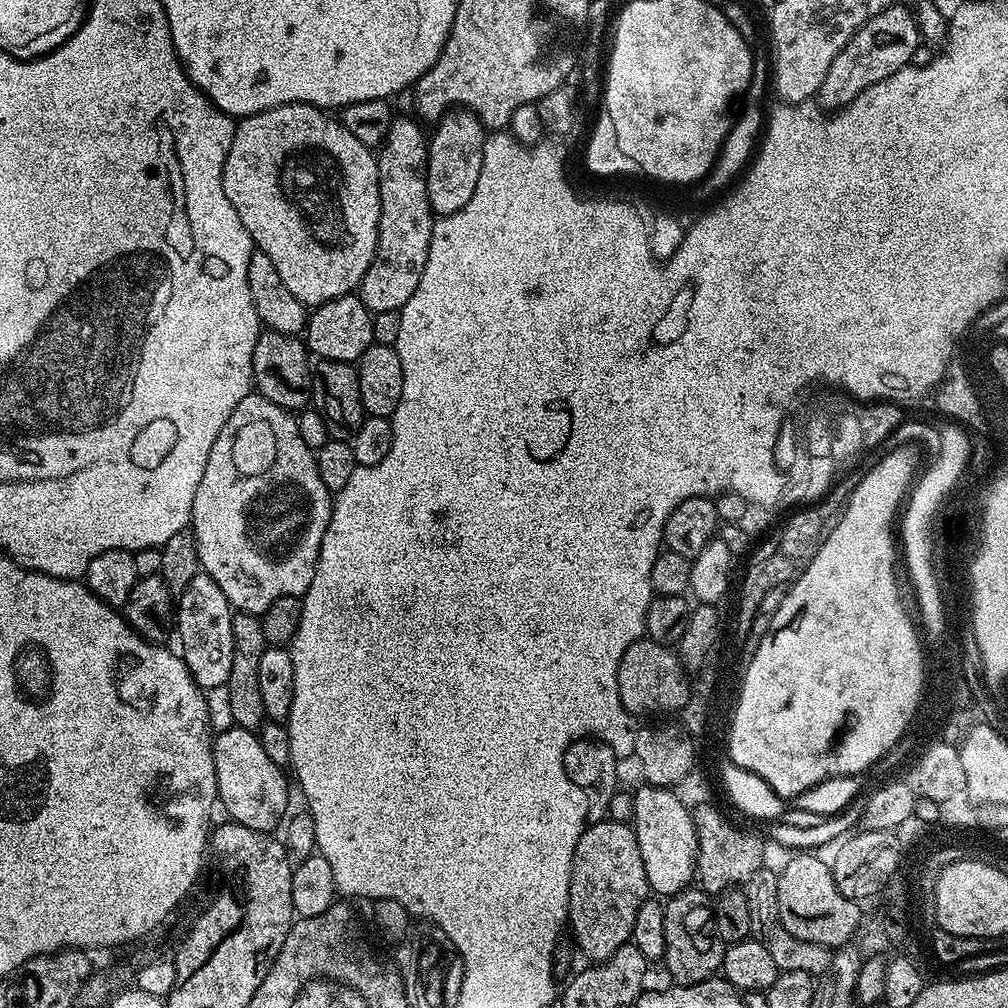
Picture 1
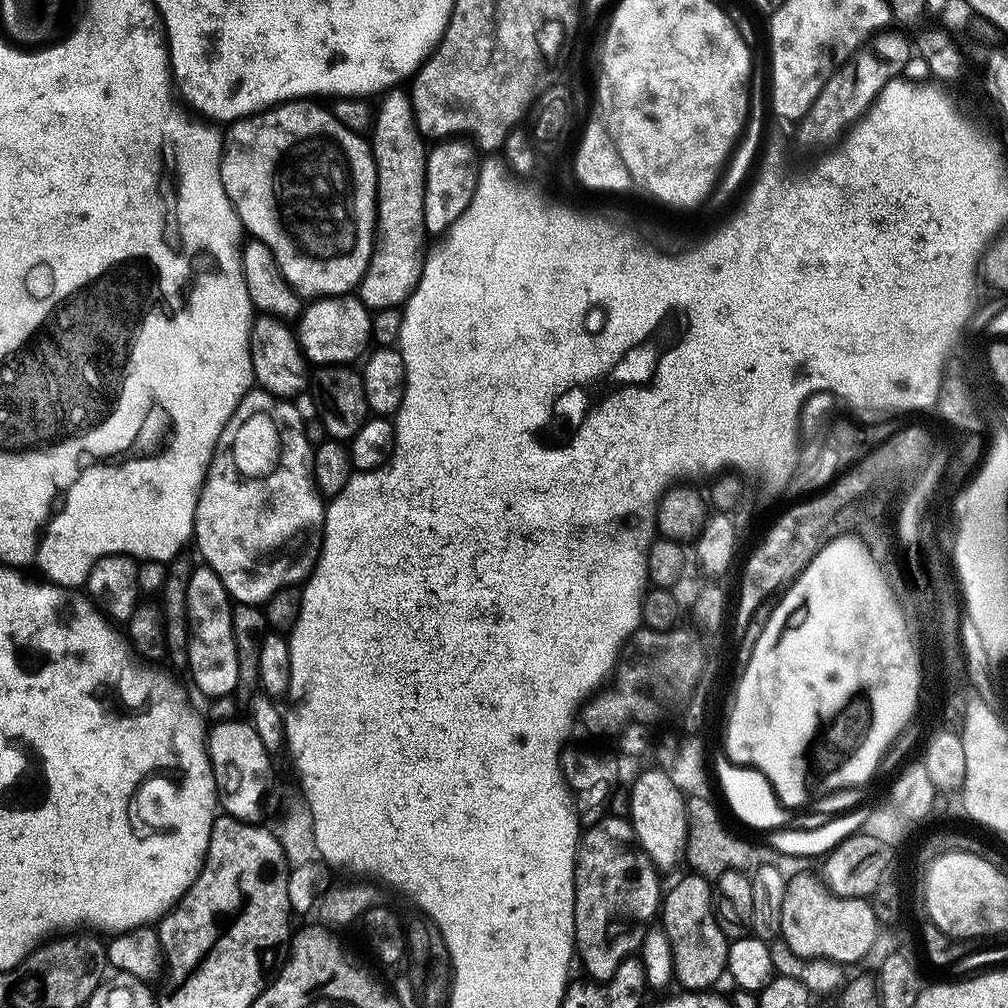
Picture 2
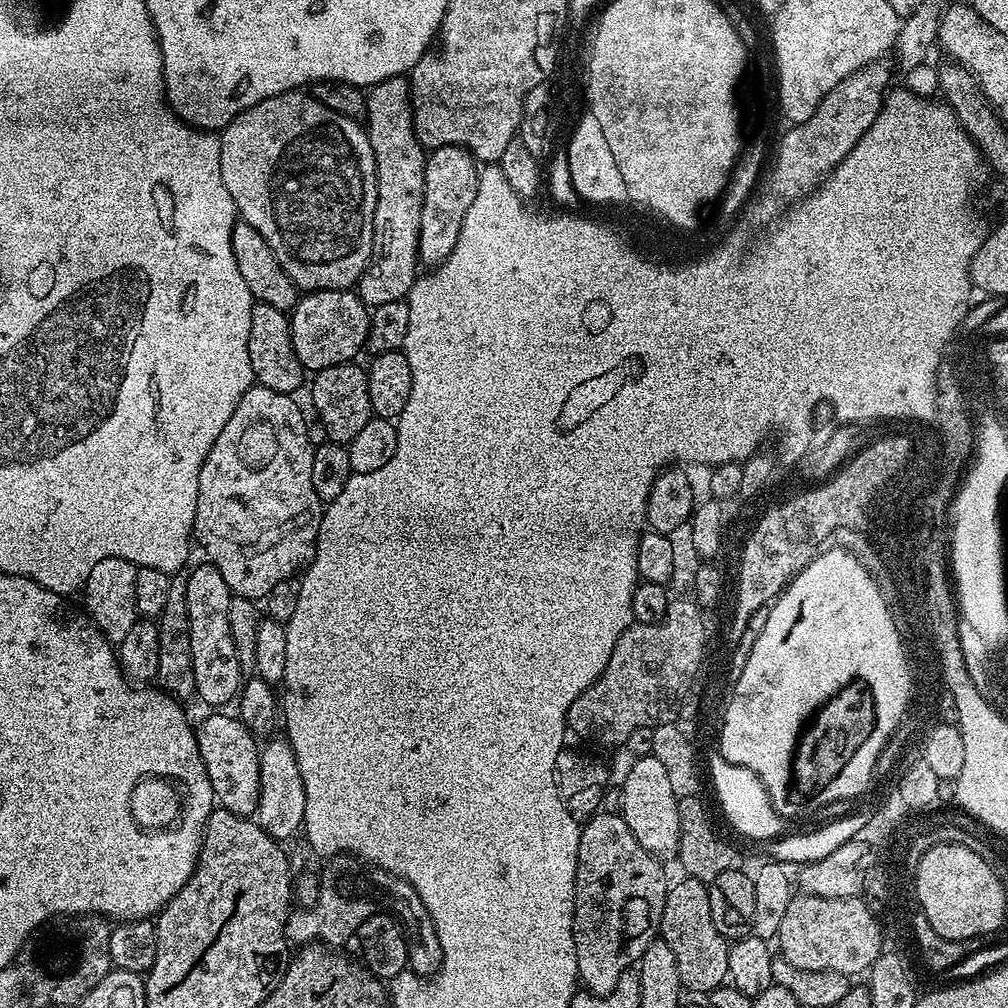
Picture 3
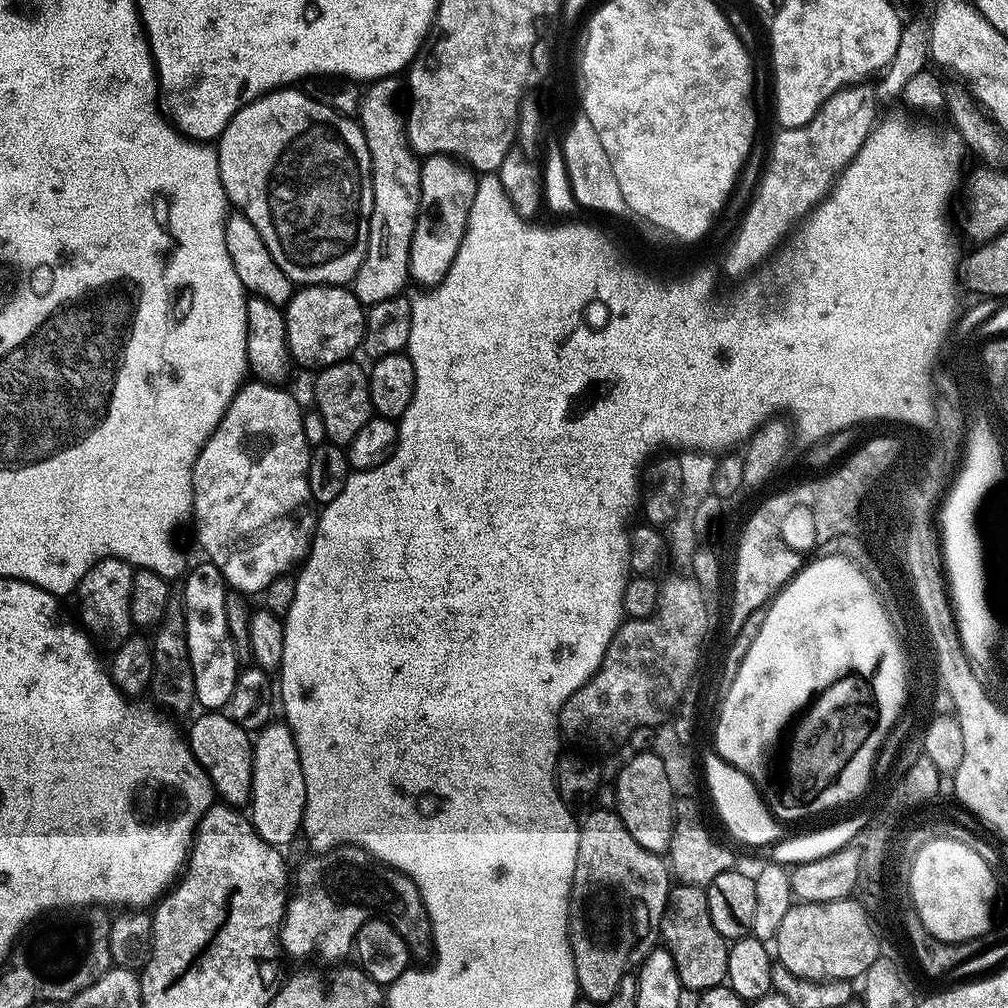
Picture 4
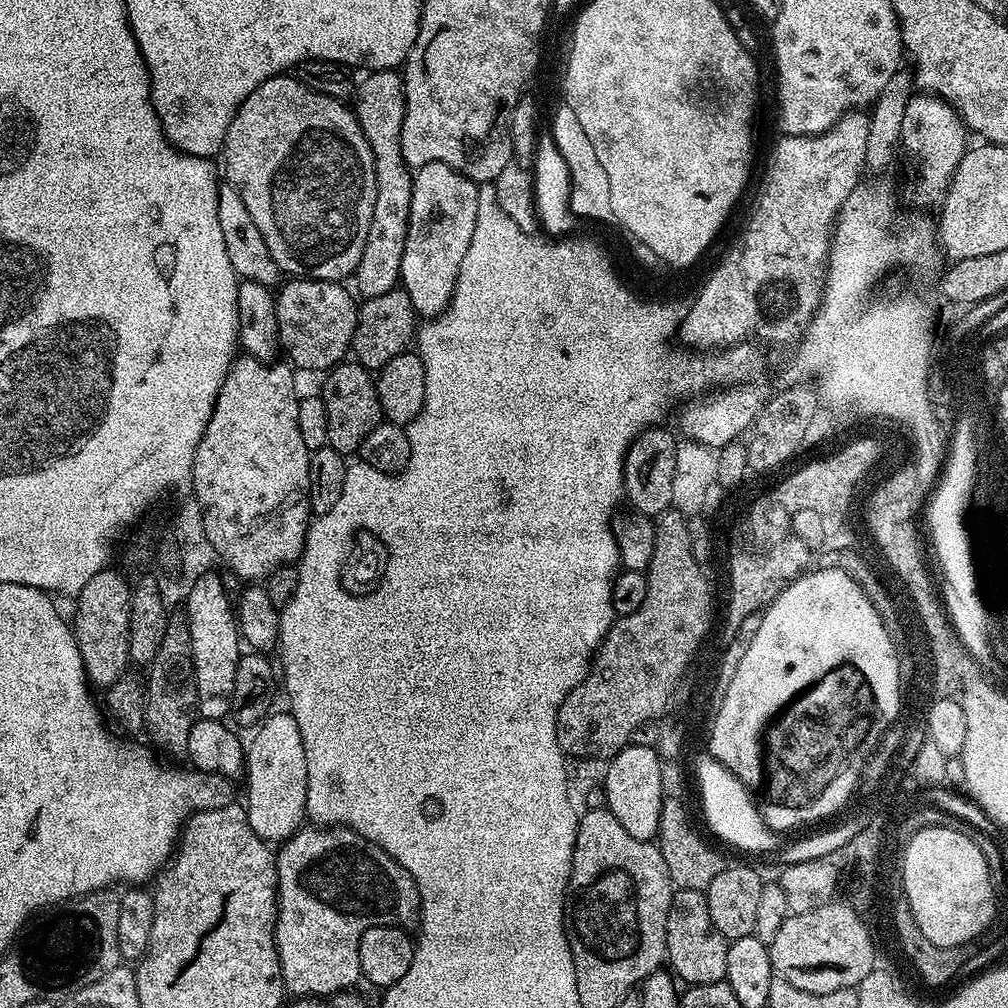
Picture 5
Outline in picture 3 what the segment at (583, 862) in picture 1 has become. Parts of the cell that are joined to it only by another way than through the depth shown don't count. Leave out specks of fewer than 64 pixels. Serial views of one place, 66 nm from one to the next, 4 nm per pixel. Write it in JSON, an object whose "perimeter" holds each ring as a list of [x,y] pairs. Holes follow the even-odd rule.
{"perimeter":[[[597,811],[597,816],[592,816],[588,821],[583,821],[580,830],[580,841],[578,842],[578,854],[576,855],[576,901],[574,902],[574,922],[572,923],[572,933],[574,934],[574,950],[576,951],[576,974],[579,983],[589,992],[599,992],[601,994],[608,992],[618,982],[618,978],[623,972],[629,971],[641,958],[650,946],[653,940],[657,939],[658,929],[660,926],[660,915],[664,899],[670,887],[669,881],[664,881],[664,872],[660,869],[661,861],[652,853],[648,852],[634,838],[630,826],[626,826],[623,815],[616,815],[606,811]]]}

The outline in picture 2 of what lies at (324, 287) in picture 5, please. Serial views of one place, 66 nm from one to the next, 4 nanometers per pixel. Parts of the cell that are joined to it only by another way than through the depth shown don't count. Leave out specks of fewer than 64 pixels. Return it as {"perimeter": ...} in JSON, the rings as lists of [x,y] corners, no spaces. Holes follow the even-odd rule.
{"perimeter":[[[359,295],[321,296],[309,304],[312,305],[309,308],[307,305],[298,317],[298,339],[305,360],[316,366],[348,366],[356,362],[352,360],[359,361],[369,351],[368,344],[372,340],[372,312],[363,304]]]}

